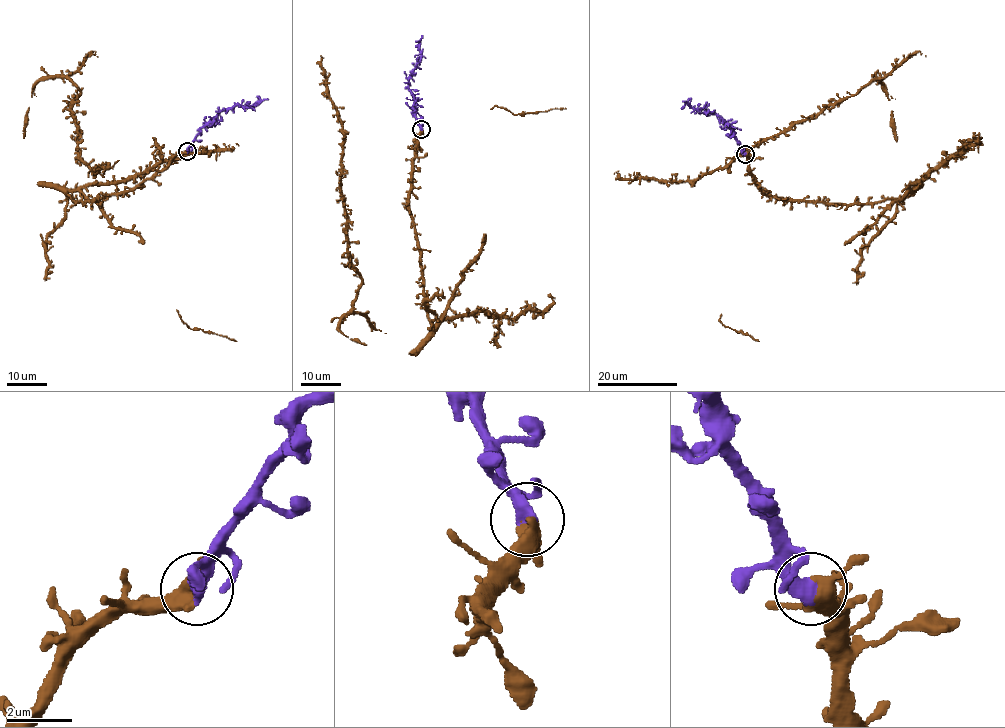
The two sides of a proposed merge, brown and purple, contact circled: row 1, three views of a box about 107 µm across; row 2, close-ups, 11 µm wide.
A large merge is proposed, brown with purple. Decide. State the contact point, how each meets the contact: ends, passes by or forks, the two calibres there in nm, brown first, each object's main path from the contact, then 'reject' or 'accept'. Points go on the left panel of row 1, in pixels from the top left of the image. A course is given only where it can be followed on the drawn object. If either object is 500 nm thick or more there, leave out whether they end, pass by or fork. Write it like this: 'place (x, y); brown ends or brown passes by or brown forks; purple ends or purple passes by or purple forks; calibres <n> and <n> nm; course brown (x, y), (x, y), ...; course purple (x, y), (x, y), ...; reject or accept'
place (187, 151); brown passes by; purple ends; calibres 440 and 480 nm; course brown (187, 151), (132, 189), (91, 201), (65, 198), (86, 185), (124, 181), (162, 162), (238, 145); course purple (187, 151), (196, 135), (211, 123), (220, 110), (235, 105), (254, 107), (260, 102), (254, 105); accept

